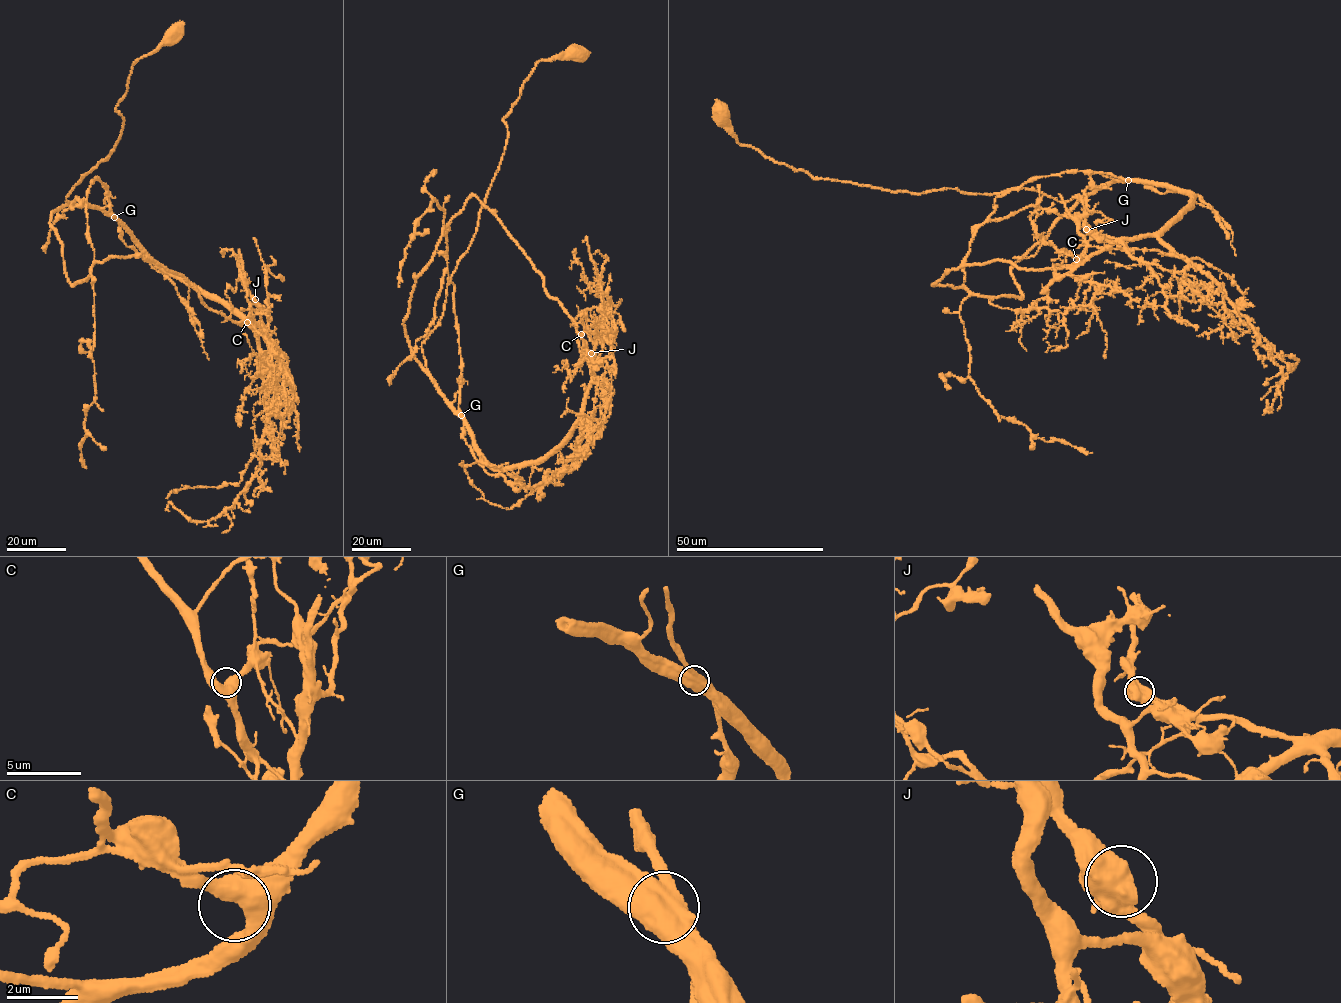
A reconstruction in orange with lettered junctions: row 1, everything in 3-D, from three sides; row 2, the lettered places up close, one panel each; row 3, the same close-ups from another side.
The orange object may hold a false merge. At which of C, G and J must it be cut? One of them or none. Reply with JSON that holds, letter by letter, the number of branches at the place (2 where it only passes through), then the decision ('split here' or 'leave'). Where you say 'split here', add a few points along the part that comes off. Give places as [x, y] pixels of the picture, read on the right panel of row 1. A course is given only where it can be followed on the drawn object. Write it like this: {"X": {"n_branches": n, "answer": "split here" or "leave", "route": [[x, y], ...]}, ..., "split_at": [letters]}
{"C": {"n_branches": 3, "answer": "leave"}, "G": {"n_branches": 3, "answer": "leave"}, "J": {"n_branches": 3, "answer": "leave"}, "split_at": []}

